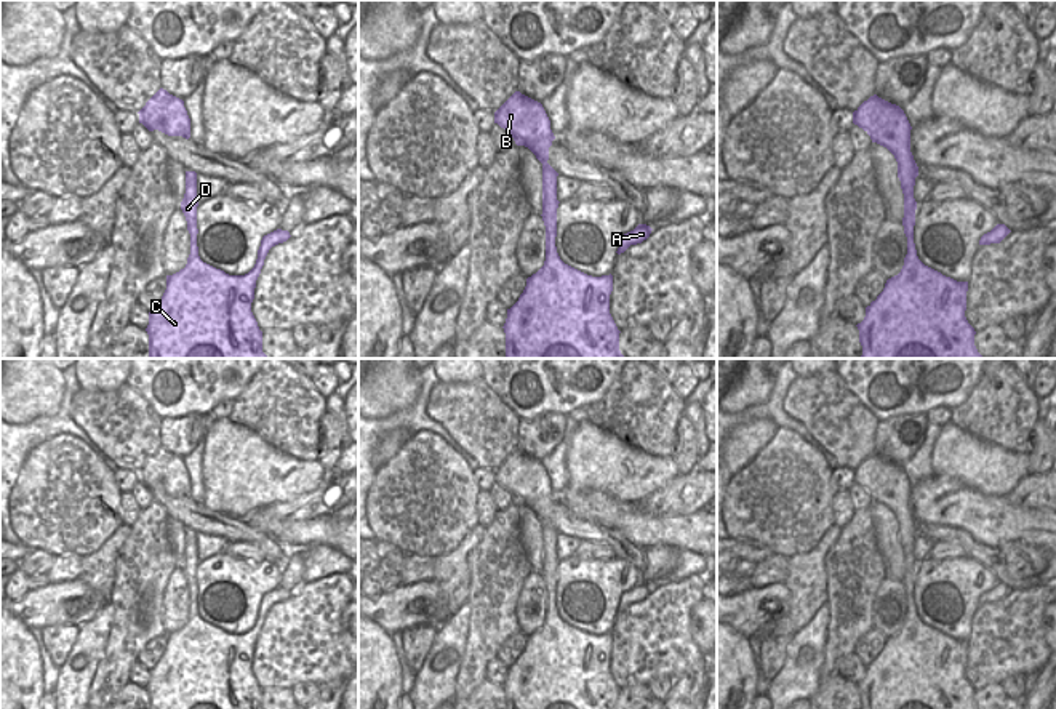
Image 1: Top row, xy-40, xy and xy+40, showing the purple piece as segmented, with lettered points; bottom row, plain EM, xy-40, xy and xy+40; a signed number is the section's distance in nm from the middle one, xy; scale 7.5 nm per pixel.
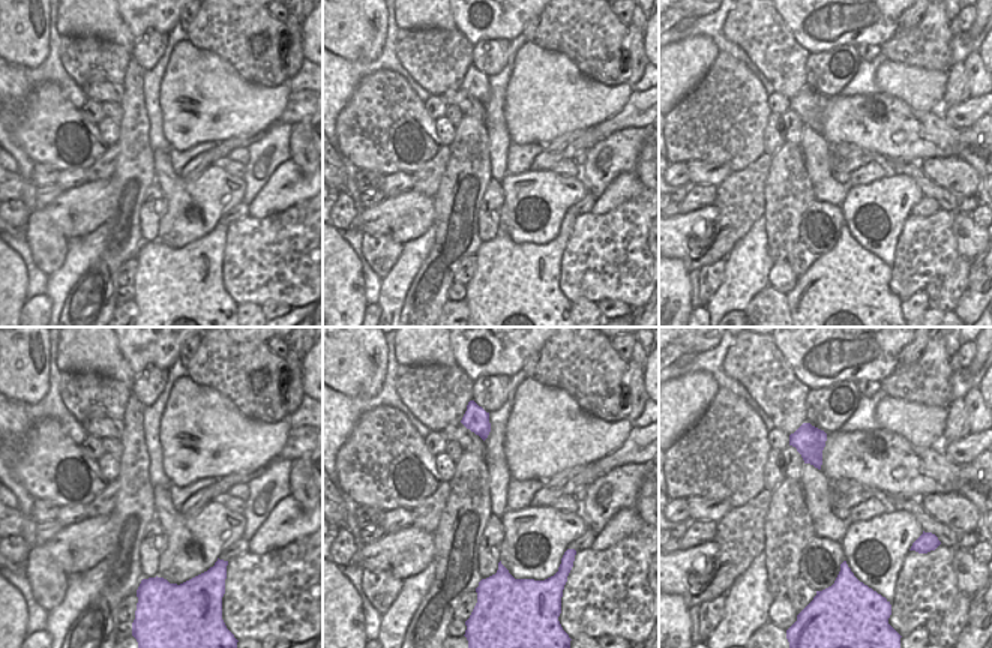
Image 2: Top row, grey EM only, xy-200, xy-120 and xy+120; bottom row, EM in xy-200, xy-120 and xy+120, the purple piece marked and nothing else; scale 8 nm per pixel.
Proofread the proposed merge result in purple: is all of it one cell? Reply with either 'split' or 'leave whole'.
leave whole

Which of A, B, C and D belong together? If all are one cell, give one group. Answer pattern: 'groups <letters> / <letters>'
groups A B C D

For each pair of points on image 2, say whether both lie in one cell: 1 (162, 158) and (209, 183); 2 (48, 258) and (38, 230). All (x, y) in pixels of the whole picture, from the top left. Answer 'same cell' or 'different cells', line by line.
1: same cell
2: same cell

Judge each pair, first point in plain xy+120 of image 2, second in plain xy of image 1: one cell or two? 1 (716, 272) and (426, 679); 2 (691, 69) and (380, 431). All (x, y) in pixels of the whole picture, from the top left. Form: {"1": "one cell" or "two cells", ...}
{"1": "two cells", "2": "two cells"}

